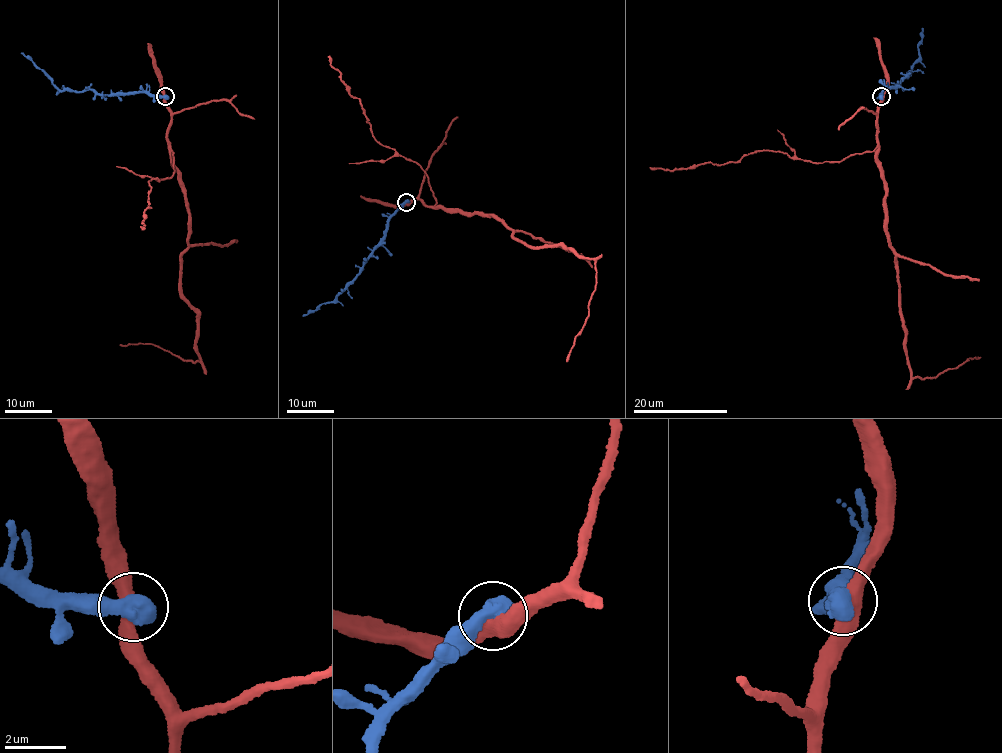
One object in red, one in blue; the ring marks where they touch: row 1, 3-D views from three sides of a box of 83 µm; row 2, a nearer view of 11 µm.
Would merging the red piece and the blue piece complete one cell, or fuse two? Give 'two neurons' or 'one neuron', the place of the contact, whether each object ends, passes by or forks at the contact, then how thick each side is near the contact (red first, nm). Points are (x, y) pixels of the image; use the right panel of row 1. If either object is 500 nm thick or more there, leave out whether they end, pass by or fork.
two neurons; place (881, 96); calibres 440 and 750 nm

